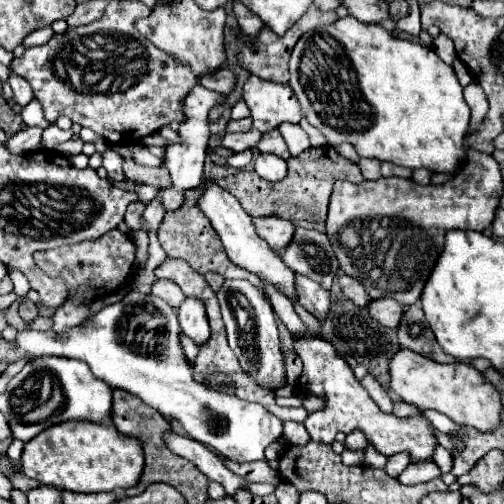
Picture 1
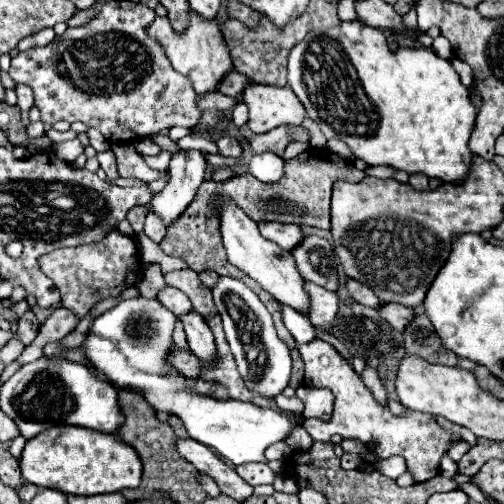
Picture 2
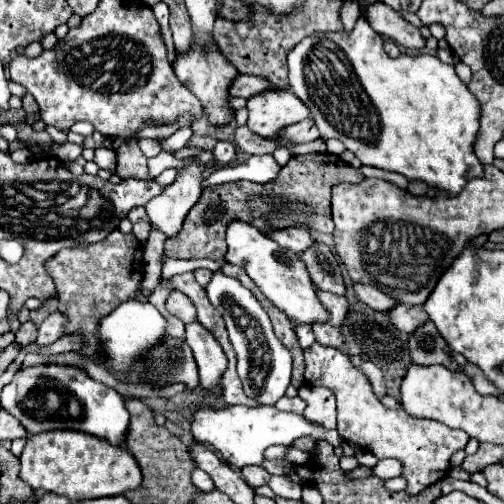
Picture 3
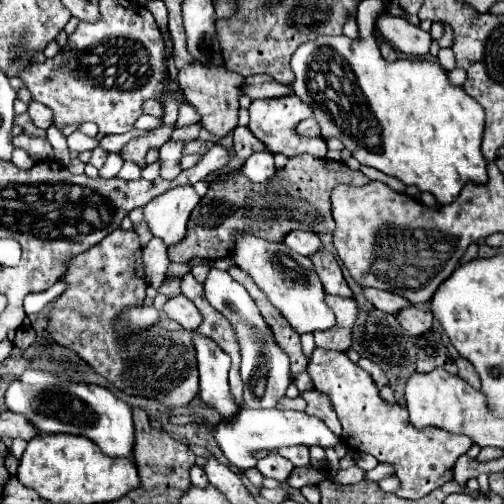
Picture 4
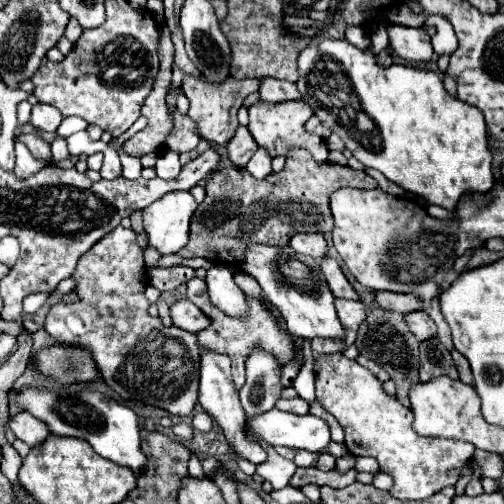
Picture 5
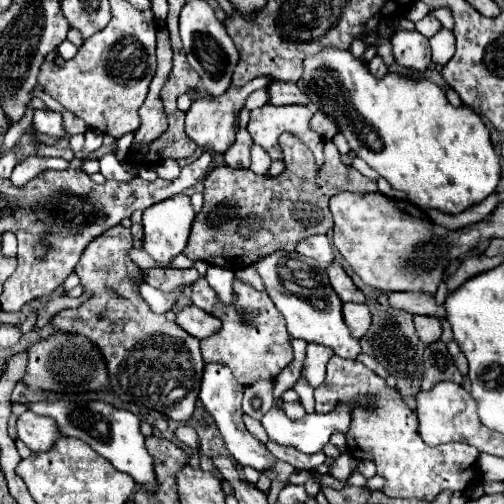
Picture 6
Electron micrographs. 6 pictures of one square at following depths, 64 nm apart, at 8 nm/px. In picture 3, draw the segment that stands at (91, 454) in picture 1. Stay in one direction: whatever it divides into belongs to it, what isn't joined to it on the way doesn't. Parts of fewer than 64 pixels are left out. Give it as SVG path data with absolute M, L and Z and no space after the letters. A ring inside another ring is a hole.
M52 430L40 436L30 436L20 454L20 478L34 490L46 490L70 498L72 502L118 496L134 490L142 482L142 472L132 454L124 446L114 446L108 440L90 436L86 432Z

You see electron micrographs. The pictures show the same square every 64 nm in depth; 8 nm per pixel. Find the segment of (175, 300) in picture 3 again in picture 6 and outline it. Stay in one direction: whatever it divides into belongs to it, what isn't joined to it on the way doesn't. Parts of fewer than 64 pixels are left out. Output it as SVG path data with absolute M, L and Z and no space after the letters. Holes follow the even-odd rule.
M184 306L180 312L176 312L176 324L196 338L210 336L216 328L220 328L220 320L196 306Z

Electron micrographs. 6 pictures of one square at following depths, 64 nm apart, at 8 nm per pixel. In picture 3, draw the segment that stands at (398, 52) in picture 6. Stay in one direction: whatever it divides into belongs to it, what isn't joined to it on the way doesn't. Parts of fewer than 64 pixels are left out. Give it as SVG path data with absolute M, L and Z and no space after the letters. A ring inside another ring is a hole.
M384 2L366 6L364 16L380 36L388 36L396 40L396 44L402 44L406 48L420 50L424 46L424 36L420 34L420 30L414 24L406 22L394 8L386 6Z

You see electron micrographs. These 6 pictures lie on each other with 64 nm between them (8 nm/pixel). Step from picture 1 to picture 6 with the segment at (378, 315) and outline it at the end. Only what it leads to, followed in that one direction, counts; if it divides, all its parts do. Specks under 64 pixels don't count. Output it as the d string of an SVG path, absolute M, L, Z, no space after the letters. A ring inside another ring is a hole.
M414 316L414 326L424 344L432 344L440 338L440 322L432 316Z

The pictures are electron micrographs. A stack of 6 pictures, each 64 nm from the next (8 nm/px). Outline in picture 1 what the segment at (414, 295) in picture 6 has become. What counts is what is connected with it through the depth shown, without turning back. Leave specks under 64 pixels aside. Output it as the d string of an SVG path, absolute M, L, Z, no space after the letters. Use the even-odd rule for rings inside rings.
M342 274L342 276L340 276L340 288L342 288L342 294L344 294L348 300L352 300L354 304L358 304L358 306L368 306L370 296L364 292L364 288L362 288L362 284L360 284L358 280Z

